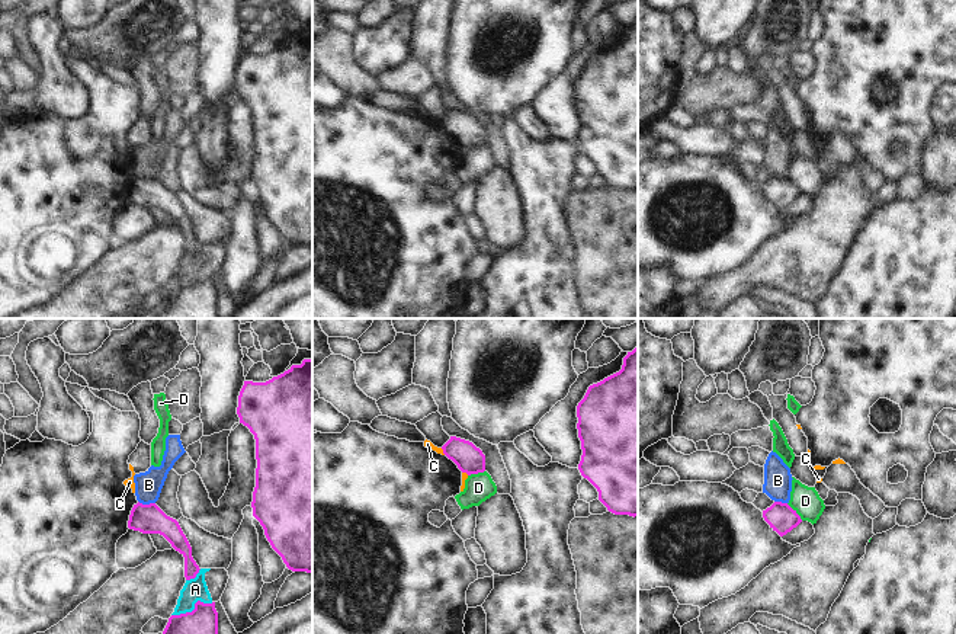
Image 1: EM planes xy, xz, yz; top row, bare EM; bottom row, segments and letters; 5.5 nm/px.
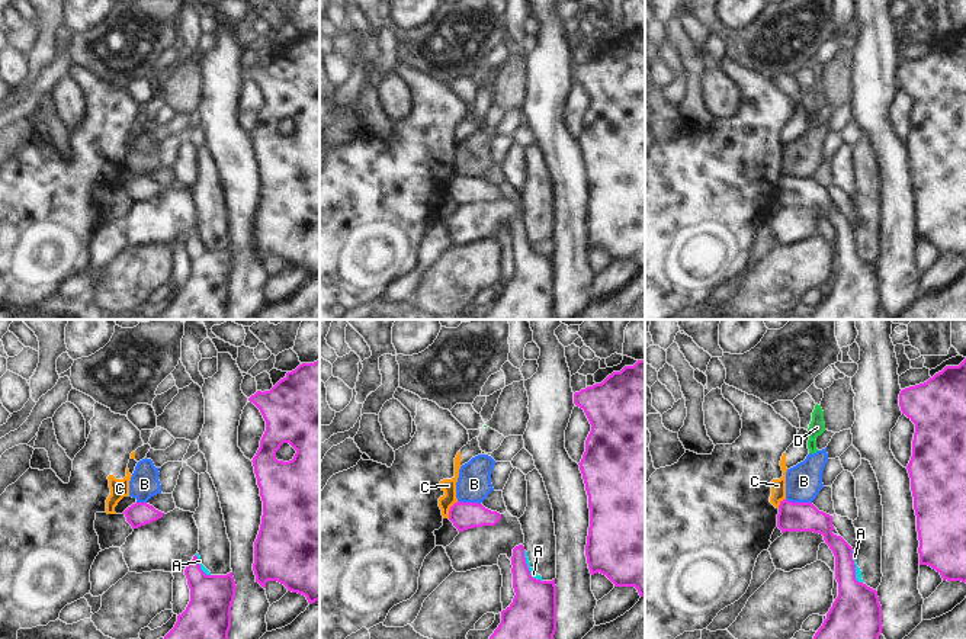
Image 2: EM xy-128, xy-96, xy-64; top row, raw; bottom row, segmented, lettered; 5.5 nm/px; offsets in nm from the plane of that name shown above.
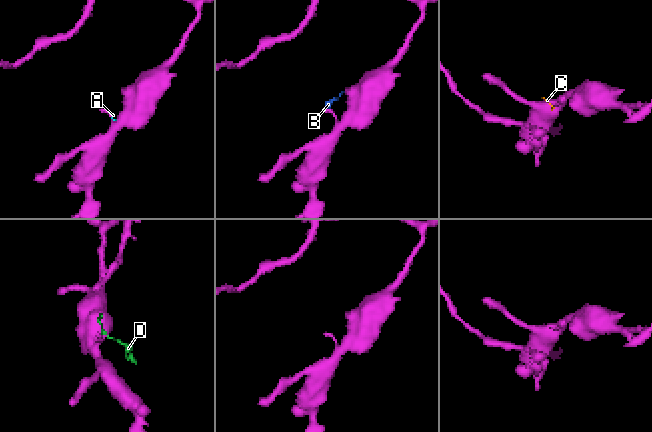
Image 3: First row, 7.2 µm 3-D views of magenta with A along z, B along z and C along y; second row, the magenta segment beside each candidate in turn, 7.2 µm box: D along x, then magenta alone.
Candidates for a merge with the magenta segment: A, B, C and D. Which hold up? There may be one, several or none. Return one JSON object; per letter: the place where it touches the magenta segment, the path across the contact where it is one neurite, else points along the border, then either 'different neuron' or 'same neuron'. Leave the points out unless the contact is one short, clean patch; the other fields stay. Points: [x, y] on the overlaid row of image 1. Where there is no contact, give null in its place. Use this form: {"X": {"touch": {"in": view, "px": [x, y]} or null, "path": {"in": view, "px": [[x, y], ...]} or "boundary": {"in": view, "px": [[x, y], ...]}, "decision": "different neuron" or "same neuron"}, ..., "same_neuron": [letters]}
{"A": {"touch": {"in": "xy", "px": [195, 608]}, "boundary": {"in": "xy", "px": [[212, 602], [198, 601], [191, 611], [172, 615]]}, "decision": "different neuron"}, "B": {"touch": {"in": "xy", "px": [147, 505]}, "boundary": {"in": "xy", "px": [[138, 500], [154, 503]]}, "decision": "different neuron"}, "C": {"touch": {"in": "xz", "px": [443, 451]}, "boundary": {"in": "xz", "px": [[440, 448], [445, 454]]}, "decision": "different neuron"}, "D": {"touch": {"in": "yz", "px": [795, 512]}, "boundary": {"in": "yz", "px": [[786, 503], [802, 519]]}, "decision": "different neuron"}, "same_neuron": []}

